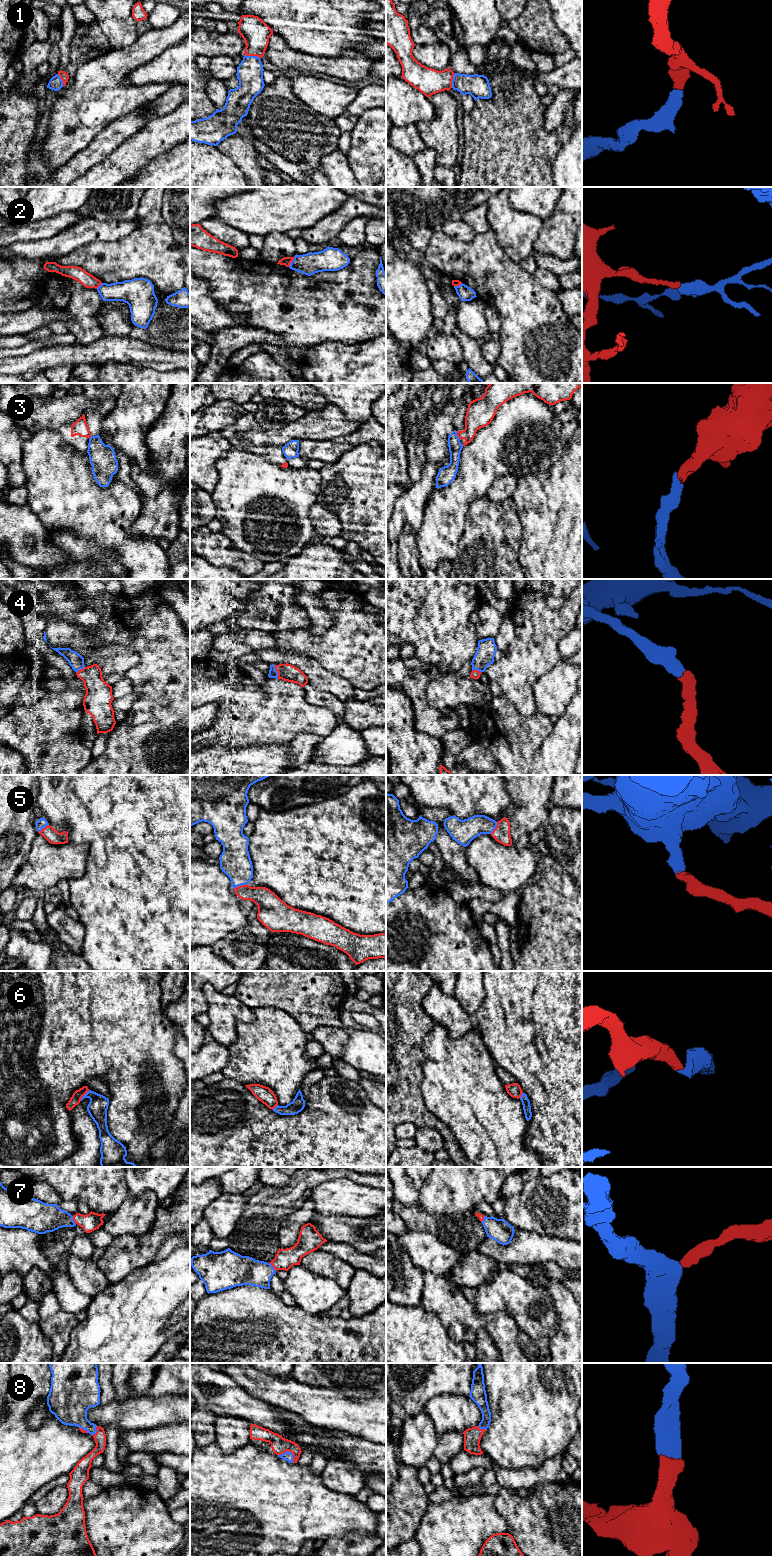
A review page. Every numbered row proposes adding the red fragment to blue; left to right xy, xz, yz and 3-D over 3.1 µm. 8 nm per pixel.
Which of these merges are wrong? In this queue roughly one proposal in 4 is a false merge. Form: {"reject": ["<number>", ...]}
{"reject": ["2", "3"]}

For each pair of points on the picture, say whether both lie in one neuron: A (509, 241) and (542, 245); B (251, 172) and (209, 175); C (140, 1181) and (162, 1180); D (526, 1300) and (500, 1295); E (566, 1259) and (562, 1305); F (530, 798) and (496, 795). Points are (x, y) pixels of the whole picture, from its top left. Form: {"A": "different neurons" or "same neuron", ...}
{"A": "different neurons", "B": "different neurons", "C": "same neuron", "D": "same neuron", "E": "different neurons", "F": "different neurons"}

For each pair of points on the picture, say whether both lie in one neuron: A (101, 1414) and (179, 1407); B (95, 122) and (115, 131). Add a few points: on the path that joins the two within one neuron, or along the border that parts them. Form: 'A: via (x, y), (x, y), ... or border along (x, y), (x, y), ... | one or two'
A: via (120, 1414), (160, 1411) | one
B: border along (126, 114), (114, 119), (89, 143) | two

